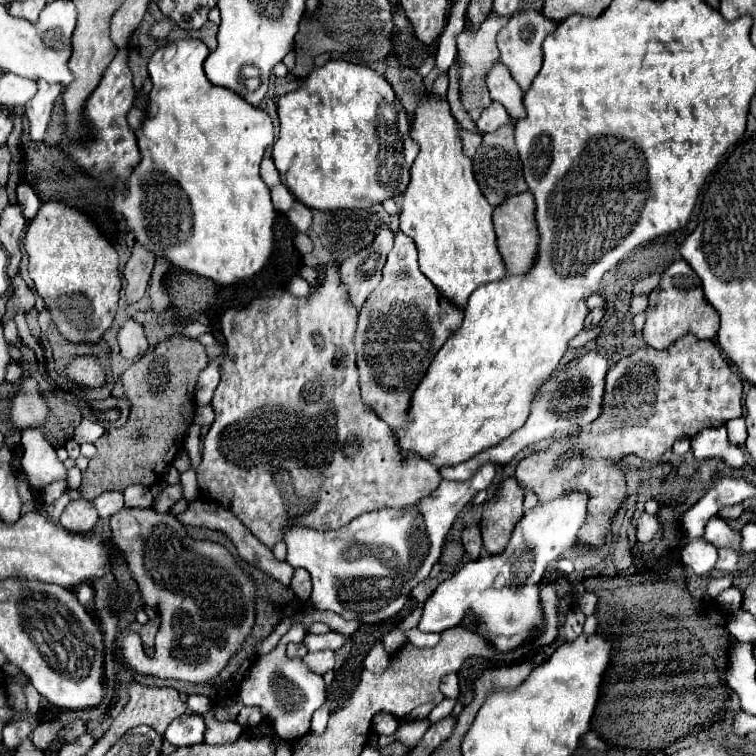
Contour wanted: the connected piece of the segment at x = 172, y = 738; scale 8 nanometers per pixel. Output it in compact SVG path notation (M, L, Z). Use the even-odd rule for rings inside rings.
M179 716L175 718L167 732L165 732L165 740L169 740L173 746L193 746L193 744L201 744L203 742L203 732L205 732L205 722L201 716Z

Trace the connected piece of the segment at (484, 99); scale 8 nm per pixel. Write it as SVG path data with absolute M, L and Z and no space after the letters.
M491 12L487 16L487 20L473 32L469 20L465 18L465 28L463 32L457 36L457 64L459 64L459 100L465 106L465 110L469 112L469 116L473 120L477 120L481 116L481 112L491 104L491 98L487 94L487 84L485 84L485 76L489 72L489 68L499 60L499 50L497 50L497 42L495 36L497 32L507 24L507 16L497 16L495 12Z

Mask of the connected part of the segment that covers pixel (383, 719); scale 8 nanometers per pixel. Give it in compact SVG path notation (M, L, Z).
M381 712L381 716L377 718L377 734L393 734L395 730L397 730L397 726L399 726L399 722L397 722L397 718L393 716L393 714L387 714L387 712Z

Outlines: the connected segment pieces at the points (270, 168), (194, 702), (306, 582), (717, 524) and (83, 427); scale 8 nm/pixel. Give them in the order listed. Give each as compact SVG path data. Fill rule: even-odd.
M267 150L265 156L263 156L263 160L261 160L261 178L263 178L263 182L271 188L271 186L279 184L281 178L279 178L279 174L277 174L277 170L275 170L275 166L273 166L269 154L271 154L271 152Z
M189 696L187 706L189 706L189 710L193 710L193 712L197 712L197 714L203 714L203 712L207 712L213 704L211 704L211 700L209 700L207 696Z
M305 568L295 570L295 576L291 580L291 588L299 596L299 600L303 600L303 602L309 600L309 596L311 596L311 576L309 576L309 572L305 572Z
M713 516L707 526L705 526L705 536L707 542L711 542L715 548L733 548L737 550L739 556L743 556L741 552L741 534L735 532L725 520L721 520L719 516Z
M83 420L75 428L75 440L79 444L83 444L83 442L97 442L103 434L105 434L105 428L101 424L97 424L97 422L91 422L91 420Z

